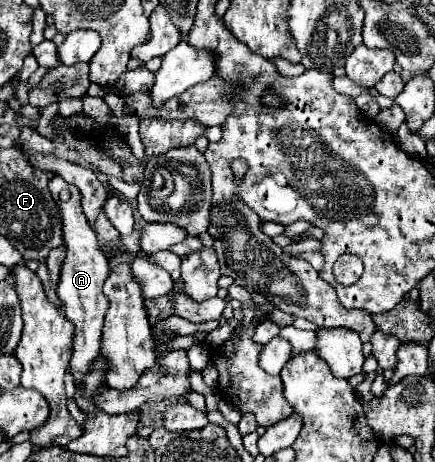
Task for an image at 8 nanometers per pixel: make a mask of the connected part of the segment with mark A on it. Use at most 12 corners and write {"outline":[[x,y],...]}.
{"outline":[[53,177],[65,265],[57,295],[75,325],[71,373],[99,355],[109,261],[77,187]]}

